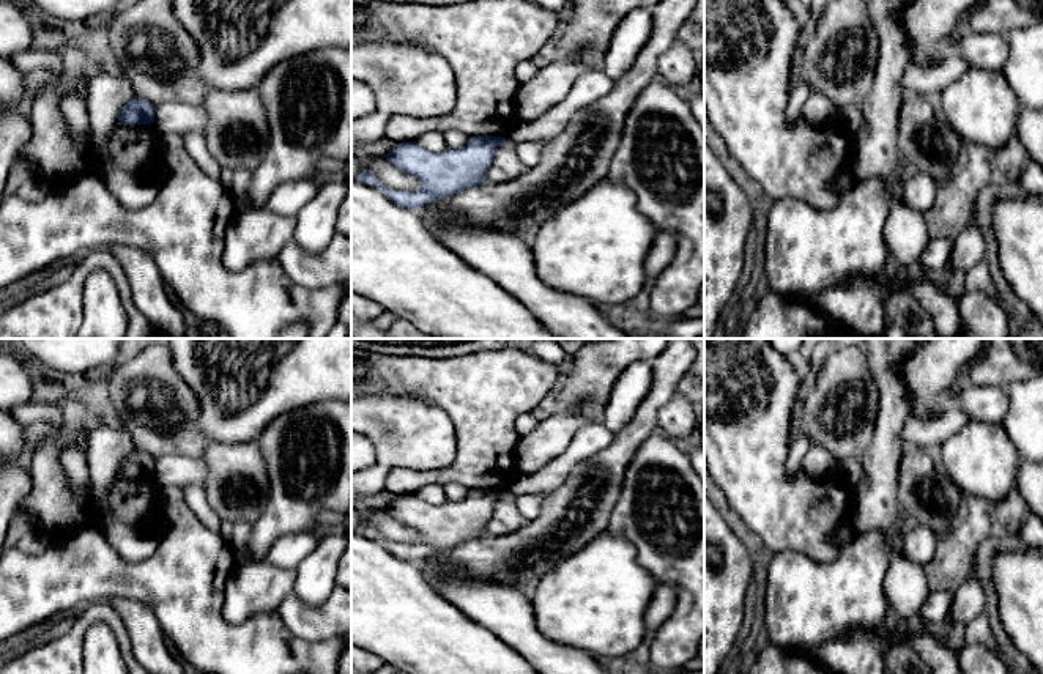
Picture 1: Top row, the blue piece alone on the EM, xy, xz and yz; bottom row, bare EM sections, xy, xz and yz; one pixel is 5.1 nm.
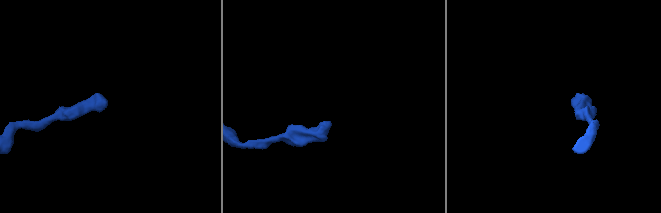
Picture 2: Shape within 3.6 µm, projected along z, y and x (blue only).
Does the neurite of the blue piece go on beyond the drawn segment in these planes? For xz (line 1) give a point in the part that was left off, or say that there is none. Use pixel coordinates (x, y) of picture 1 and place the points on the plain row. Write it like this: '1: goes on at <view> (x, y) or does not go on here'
1: does not go on here

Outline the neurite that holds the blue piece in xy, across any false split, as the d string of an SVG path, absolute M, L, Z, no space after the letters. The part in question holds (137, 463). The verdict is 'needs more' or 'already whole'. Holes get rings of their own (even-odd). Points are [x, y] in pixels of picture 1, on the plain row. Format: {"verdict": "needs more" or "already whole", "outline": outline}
{"verdict": "already whole", "outline": "M134 449L121 460L118 466L118 474L129 479L150 477L154 474L154 465L156 465L156 460L153 457Z"}

